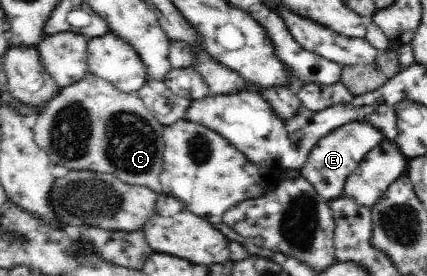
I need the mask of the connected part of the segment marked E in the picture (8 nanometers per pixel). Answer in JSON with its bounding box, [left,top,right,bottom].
[301,120,388,201]

